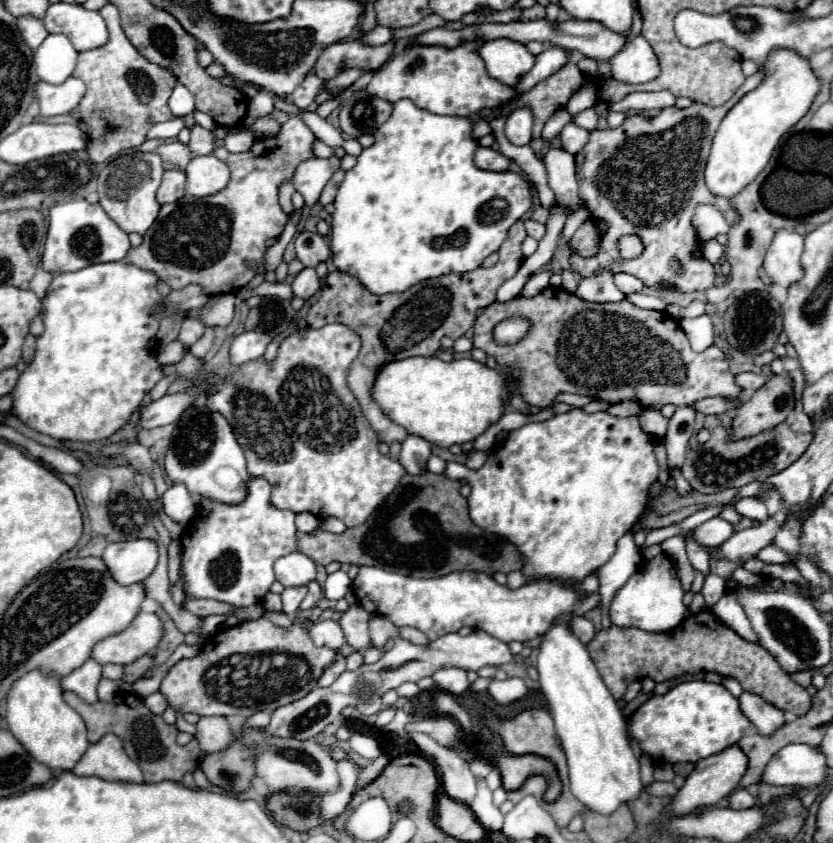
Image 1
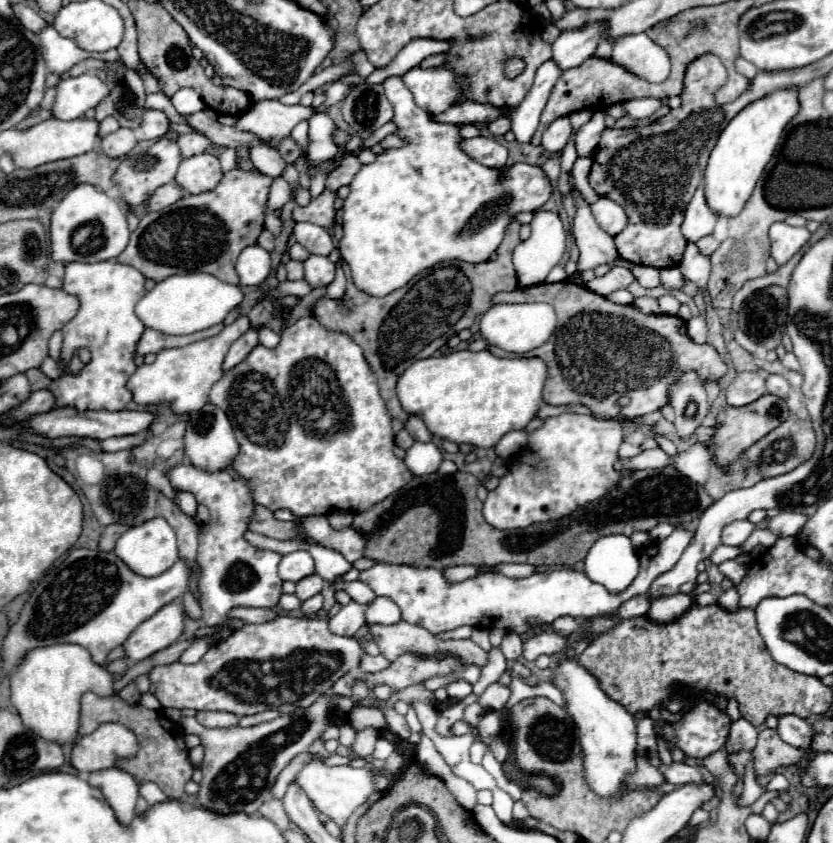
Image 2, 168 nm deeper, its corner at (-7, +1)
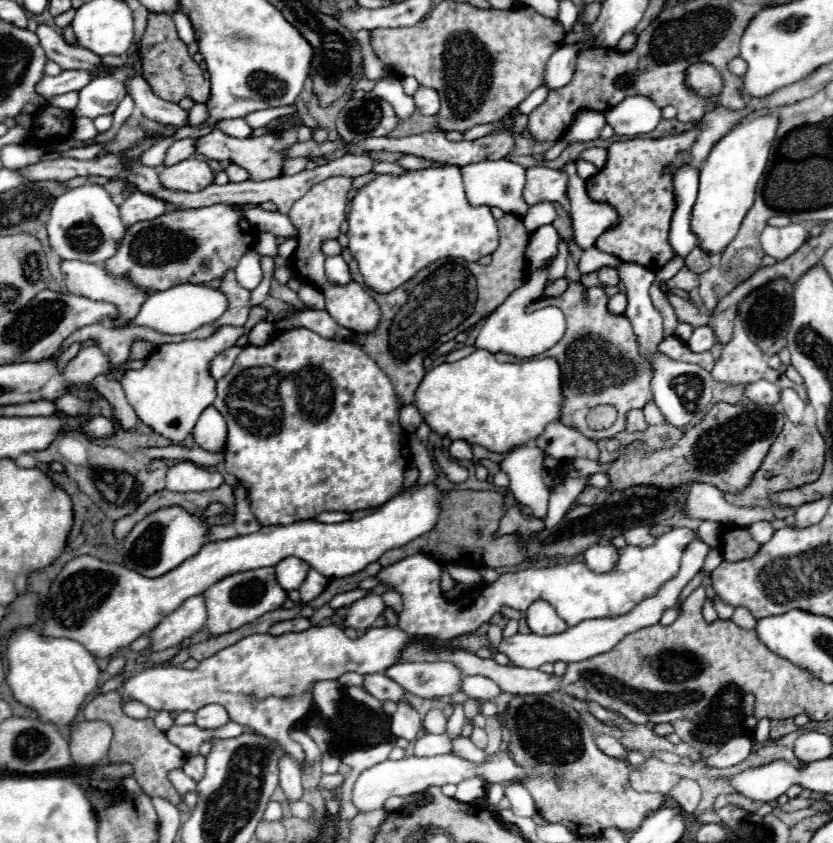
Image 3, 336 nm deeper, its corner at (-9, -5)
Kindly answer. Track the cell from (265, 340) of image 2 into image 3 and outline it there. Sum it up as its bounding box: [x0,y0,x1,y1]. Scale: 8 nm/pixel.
[250,320,274,346]

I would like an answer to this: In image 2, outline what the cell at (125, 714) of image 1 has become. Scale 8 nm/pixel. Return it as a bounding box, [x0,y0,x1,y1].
[80,692,192,798]

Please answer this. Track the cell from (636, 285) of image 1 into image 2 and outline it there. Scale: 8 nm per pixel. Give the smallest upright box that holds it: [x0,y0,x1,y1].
[586,266,634,296]

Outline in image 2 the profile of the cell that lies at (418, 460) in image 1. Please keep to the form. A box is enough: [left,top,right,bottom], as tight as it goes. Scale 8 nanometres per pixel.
[404,416,432,442]

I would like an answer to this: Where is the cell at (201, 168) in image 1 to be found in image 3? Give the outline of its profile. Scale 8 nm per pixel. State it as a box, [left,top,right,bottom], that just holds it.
[160,156,214,192]

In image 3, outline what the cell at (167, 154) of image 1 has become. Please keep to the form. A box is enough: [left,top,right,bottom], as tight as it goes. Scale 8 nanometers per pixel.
[196,130,296,180]

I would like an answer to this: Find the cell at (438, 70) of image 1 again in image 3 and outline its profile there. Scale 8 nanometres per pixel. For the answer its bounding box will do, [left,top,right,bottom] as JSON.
[414,86,440,116]

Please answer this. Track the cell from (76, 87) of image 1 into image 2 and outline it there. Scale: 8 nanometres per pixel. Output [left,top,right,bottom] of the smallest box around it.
[52,74,110,120]

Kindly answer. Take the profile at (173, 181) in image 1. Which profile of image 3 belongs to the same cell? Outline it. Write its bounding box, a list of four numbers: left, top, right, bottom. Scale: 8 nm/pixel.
[120,190,168,226]

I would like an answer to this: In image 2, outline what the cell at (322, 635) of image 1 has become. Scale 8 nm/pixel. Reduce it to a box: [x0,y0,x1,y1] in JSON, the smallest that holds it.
[330,600,366,636]

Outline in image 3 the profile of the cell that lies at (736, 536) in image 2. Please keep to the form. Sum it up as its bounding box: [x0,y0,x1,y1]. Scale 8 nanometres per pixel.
[748,522,774,544]

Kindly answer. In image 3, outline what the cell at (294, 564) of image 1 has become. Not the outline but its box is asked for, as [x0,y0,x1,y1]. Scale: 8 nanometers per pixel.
[276,556,310,592]

